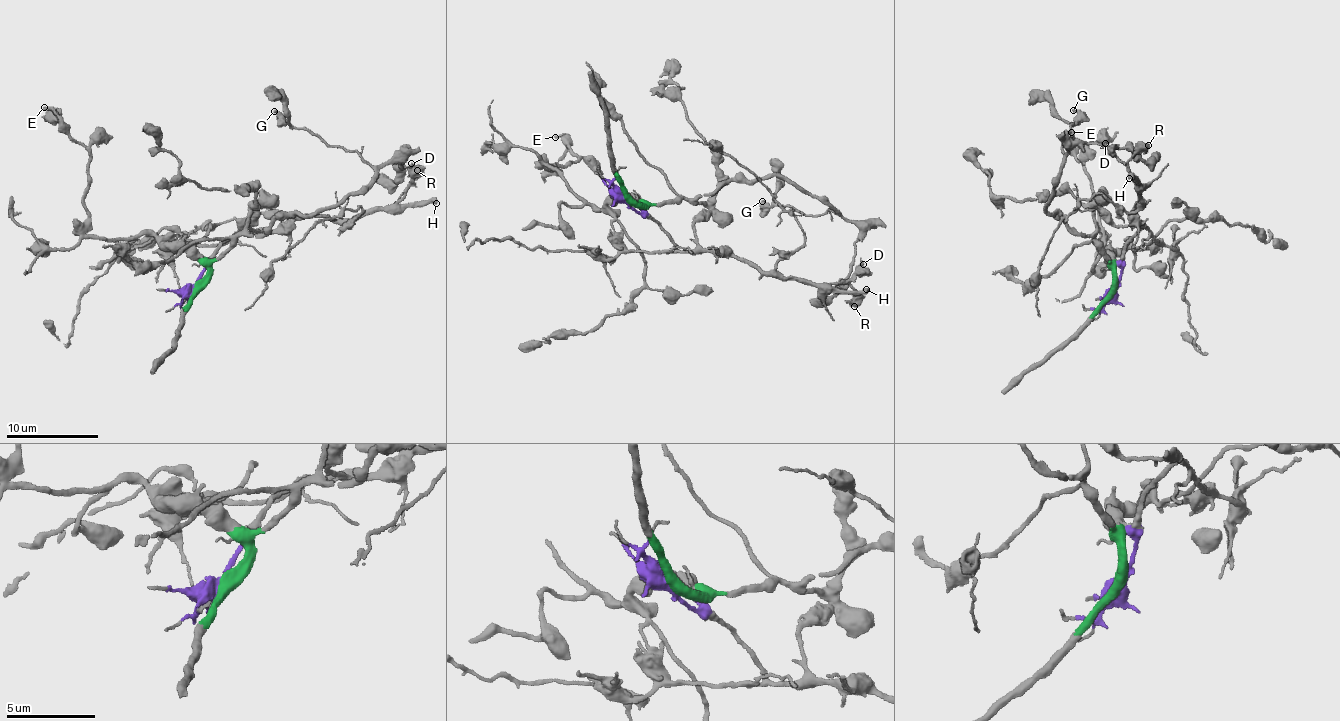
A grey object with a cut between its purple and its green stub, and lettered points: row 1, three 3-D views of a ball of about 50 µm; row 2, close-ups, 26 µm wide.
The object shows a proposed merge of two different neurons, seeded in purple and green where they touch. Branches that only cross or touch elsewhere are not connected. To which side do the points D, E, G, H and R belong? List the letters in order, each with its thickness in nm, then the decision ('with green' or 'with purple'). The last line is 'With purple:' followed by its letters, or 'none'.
D: calibre 400 nm; with purple
E: calibre 220 nm; with green
G: calibre 240 nm; with green
H: calibre 400 nm; with purple
R: calibre 750 nm; with purple
With purple: D, H, R

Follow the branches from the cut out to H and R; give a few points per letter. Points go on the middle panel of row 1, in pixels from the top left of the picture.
H: (627, 200), (681, 251), (720, 249), (766, 272), (810, 285), (848, 292), (867, 289)
R: (627, 200), (661, 227), (681, 251), (720, 249), (783, 276), (846, 282), (855, 292), (854, 307)

